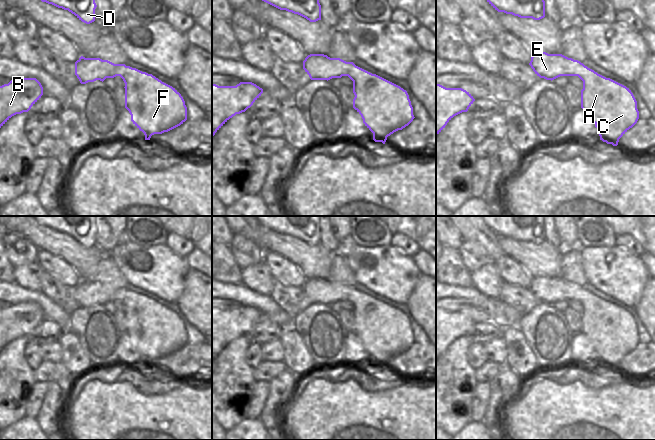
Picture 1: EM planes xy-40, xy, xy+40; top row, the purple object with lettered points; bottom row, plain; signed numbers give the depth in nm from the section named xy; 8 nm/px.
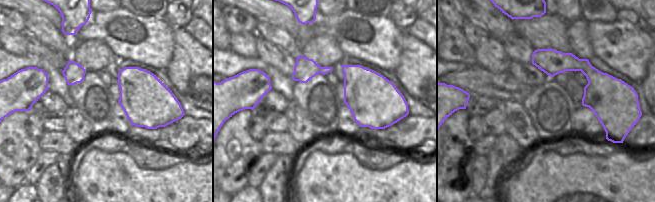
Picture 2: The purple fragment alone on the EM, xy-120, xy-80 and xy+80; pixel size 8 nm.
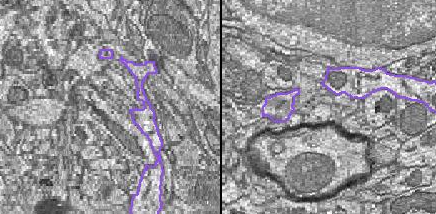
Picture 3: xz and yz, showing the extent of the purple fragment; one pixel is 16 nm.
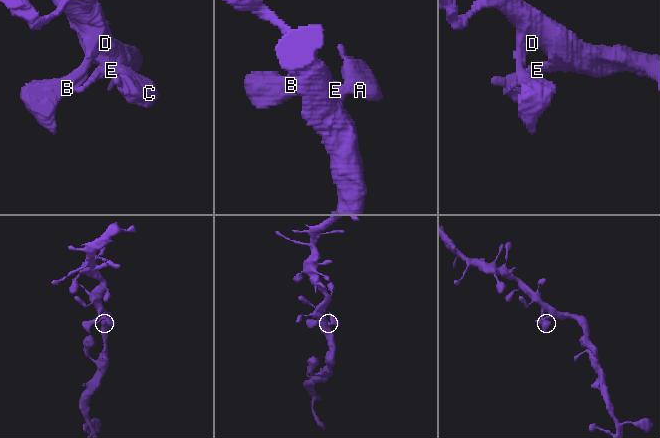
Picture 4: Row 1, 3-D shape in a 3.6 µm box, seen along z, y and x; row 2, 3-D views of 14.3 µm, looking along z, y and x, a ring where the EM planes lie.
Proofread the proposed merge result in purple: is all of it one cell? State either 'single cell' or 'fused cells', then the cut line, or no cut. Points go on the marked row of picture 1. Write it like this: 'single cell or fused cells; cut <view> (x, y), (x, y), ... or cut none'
single cell; cut none

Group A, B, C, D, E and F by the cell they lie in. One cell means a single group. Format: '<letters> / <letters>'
A B C D E F

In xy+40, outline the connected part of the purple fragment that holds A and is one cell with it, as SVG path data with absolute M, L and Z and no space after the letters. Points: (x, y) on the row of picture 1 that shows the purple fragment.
M542 52L533 54L529 63L533 71L540 78L554 80L560 76L578 76L583 81L581 90L581 108L591 117L599 131L600 140L617 146L619 139L632 128L639 119L637 101L629 88L606 78L583 63L562 54L548 54Z

